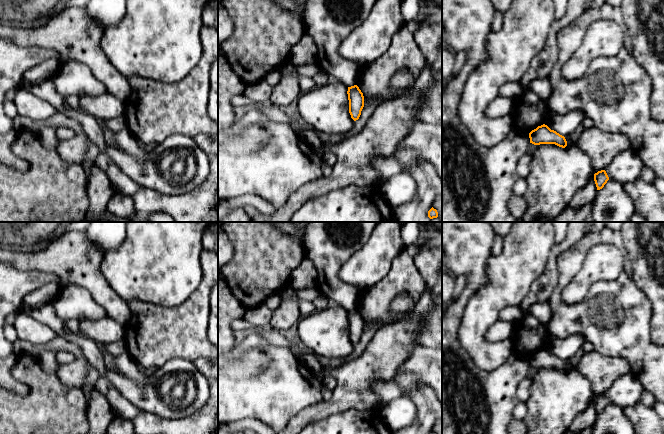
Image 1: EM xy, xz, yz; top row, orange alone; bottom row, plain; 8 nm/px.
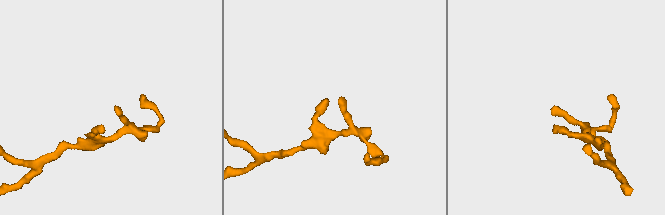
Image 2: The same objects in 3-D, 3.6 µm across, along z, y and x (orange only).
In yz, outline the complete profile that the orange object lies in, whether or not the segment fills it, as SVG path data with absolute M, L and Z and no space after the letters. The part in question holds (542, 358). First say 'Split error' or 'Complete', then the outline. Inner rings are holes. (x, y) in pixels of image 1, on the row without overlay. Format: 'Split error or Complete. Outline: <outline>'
Complete. Outline: M543 348L529 357L530 367L534 369L540 368L555 368L565 372L567 365L564 360L554 354L551 354L547 349Z

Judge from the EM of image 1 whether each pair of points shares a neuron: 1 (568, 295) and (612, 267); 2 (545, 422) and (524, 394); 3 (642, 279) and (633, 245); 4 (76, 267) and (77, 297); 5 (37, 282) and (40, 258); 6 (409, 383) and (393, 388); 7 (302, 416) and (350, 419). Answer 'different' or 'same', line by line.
1: same
2: different
3: same
4: different
5: different
6: different
7: different

